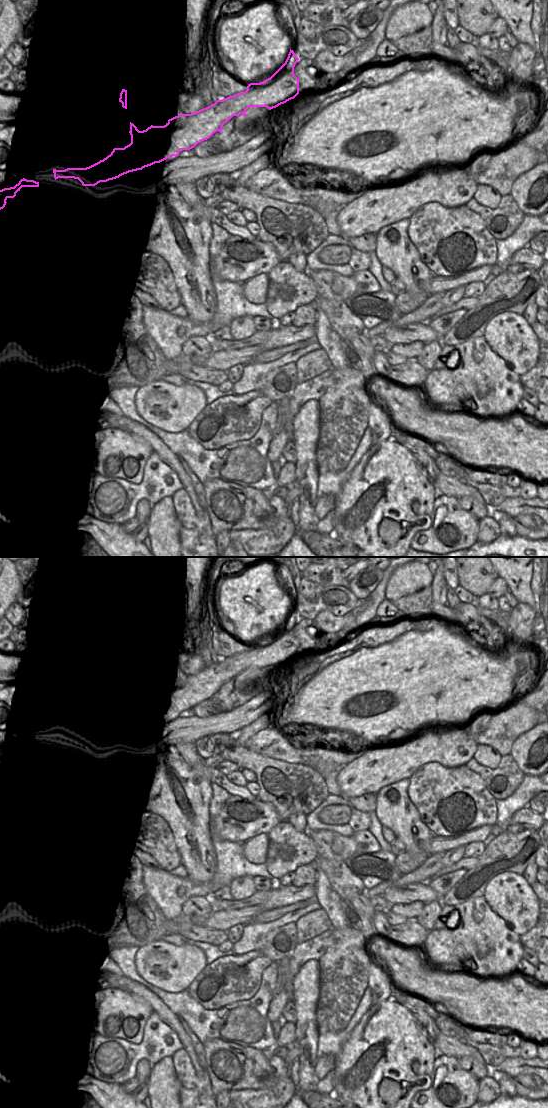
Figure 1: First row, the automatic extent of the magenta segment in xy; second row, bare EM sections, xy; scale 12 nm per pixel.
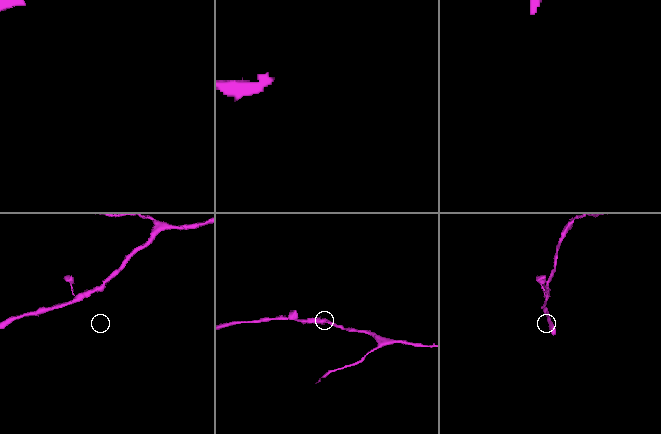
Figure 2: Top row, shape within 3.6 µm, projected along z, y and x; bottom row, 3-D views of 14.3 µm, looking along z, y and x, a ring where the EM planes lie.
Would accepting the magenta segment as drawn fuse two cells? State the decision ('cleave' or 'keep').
keep

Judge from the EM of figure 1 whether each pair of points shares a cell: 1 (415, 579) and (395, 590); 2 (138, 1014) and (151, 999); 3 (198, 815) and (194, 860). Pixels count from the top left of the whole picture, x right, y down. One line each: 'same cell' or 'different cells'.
1: same cell
2: different cells
3: same cell

